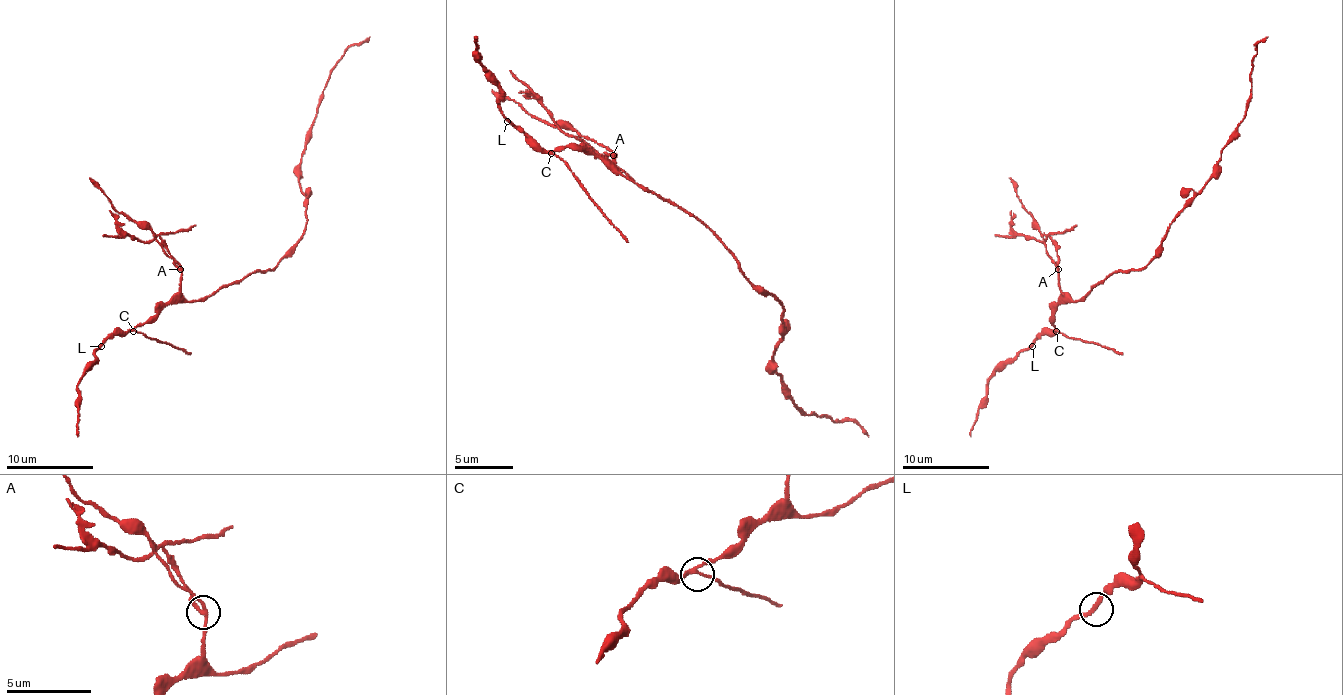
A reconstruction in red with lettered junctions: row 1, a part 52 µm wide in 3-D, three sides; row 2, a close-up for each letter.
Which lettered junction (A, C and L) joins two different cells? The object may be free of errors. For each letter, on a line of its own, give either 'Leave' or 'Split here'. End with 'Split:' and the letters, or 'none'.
A: Split here
C: Leave
L: Leave
Split: A

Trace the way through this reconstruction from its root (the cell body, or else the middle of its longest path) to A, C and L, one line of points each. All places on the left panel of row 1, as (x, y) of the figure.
A: (262, 270), (254, 270), (247, 276), (227, 283), (199, 300), (188, 300), (182, 294), (179, 270)
C: (262, 270), (254, 270), (247, 276), (227, 283), (199, 300), (171, 300), (144, 322), (140, 322), (133, 331)
L: (262, 270), (254, 270), (199, 300), (171, 300), (144, 322), (116, 331), (101, 346)

